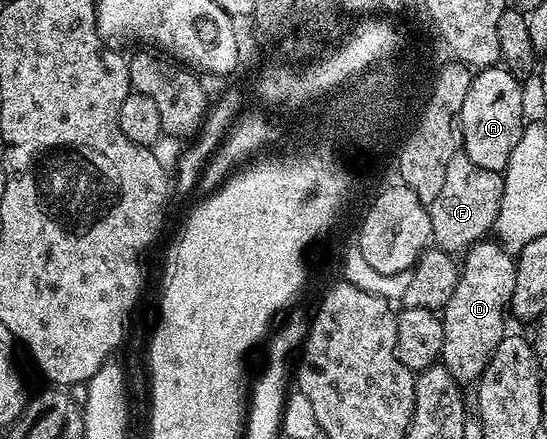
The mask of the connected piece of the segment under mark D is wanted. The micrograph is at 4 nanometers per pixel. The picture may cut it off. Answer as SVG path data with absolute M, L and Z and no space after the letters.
M485 239L476 242L471 249L463 254L462 264L459 266L460 278L454 295L450 295L450 303L446 303L442 310L444 323L444 342L440 352L440 361L454 375L454 379L461 383L476 383L484 368L490 363L498 343L506 335L504 329L504 313L509 312L514 295L514 279L516 278L516 262L513 254L503 248L499 240Z

